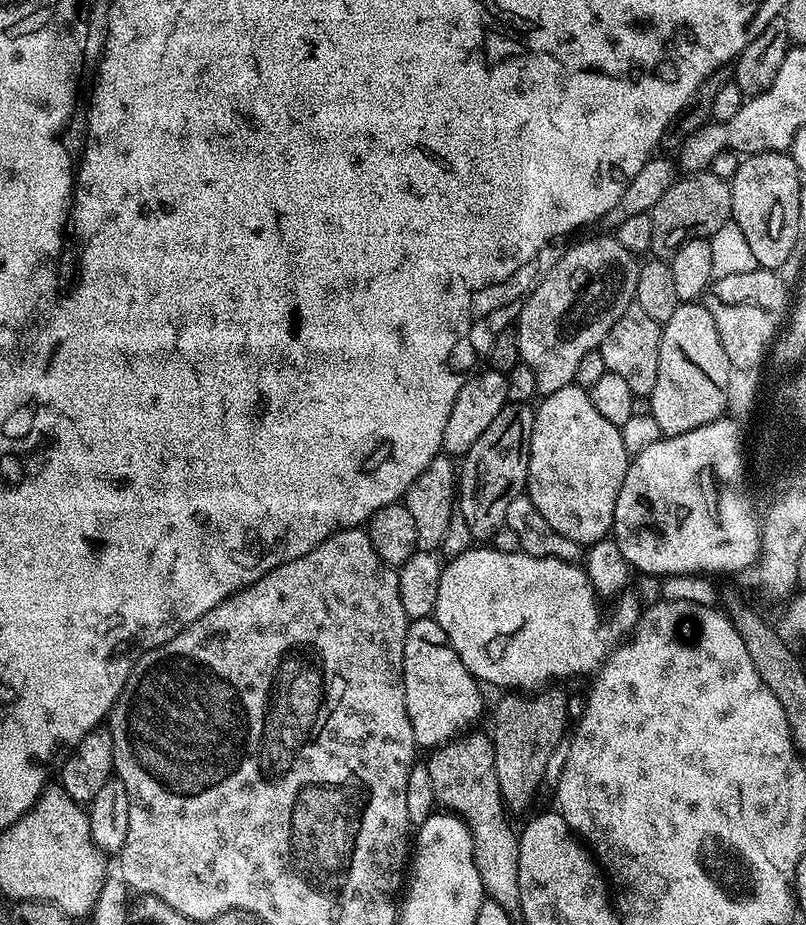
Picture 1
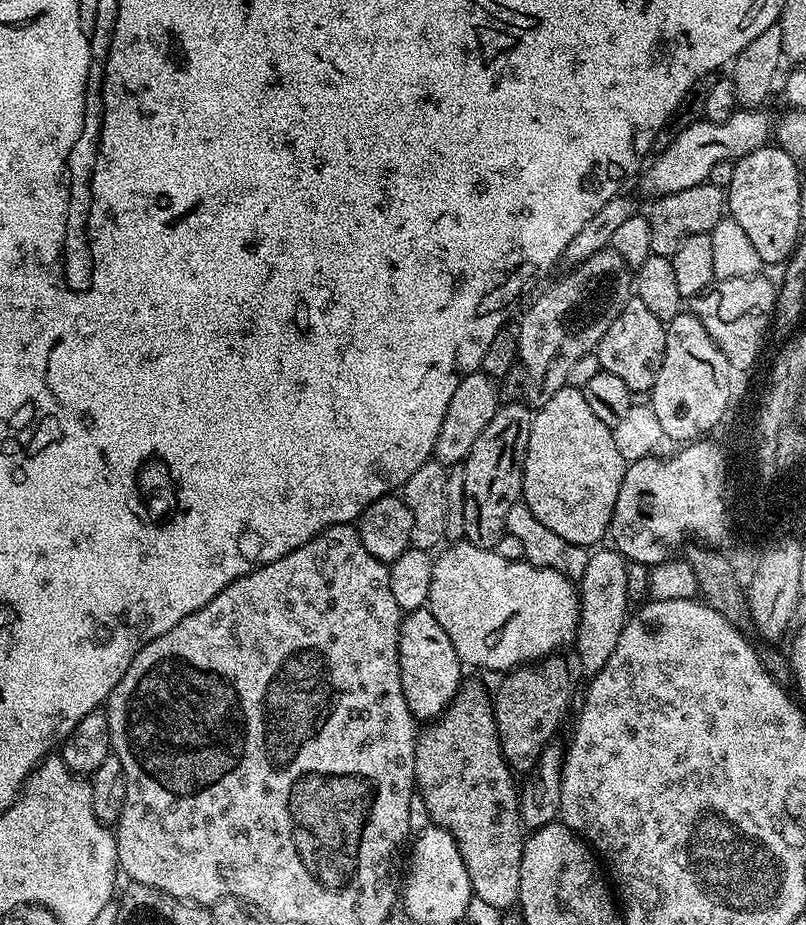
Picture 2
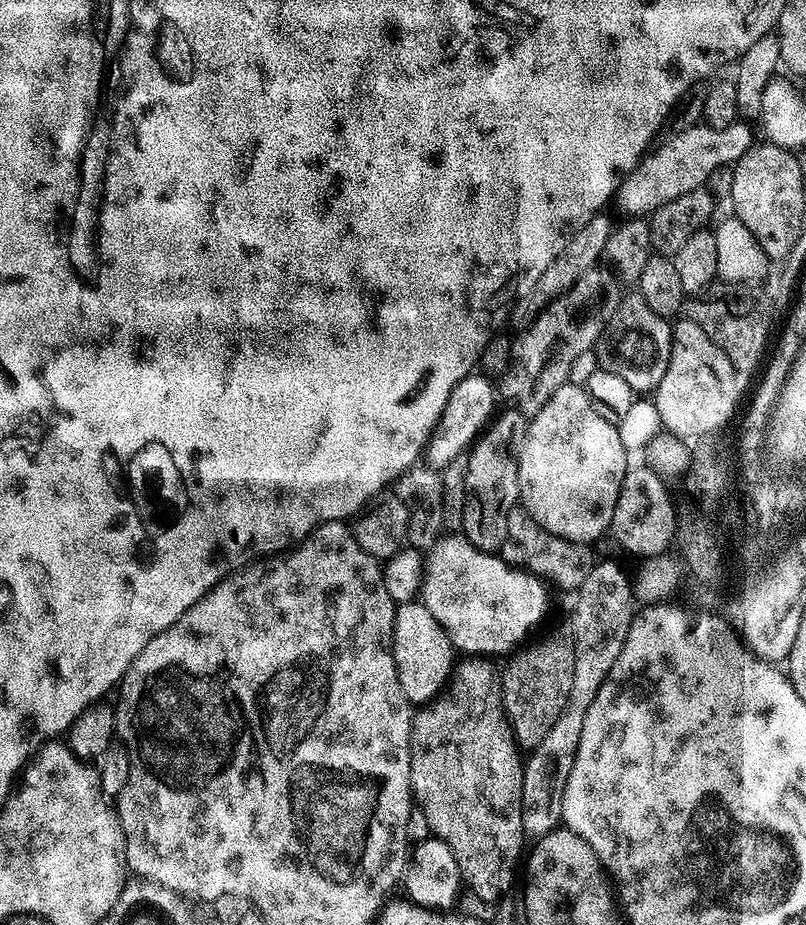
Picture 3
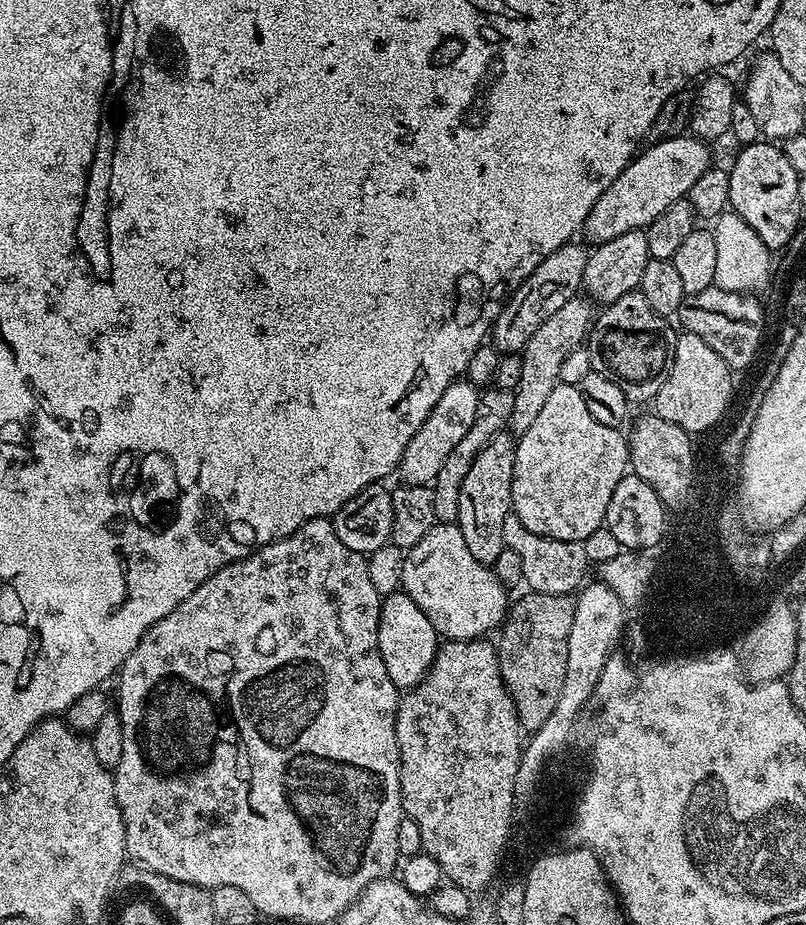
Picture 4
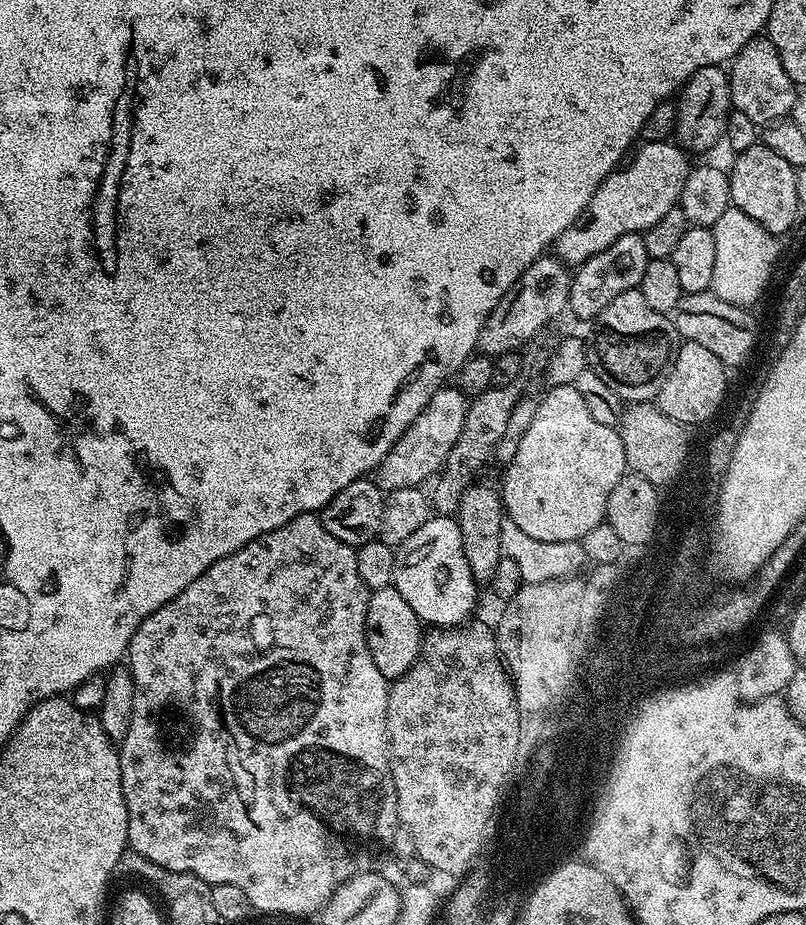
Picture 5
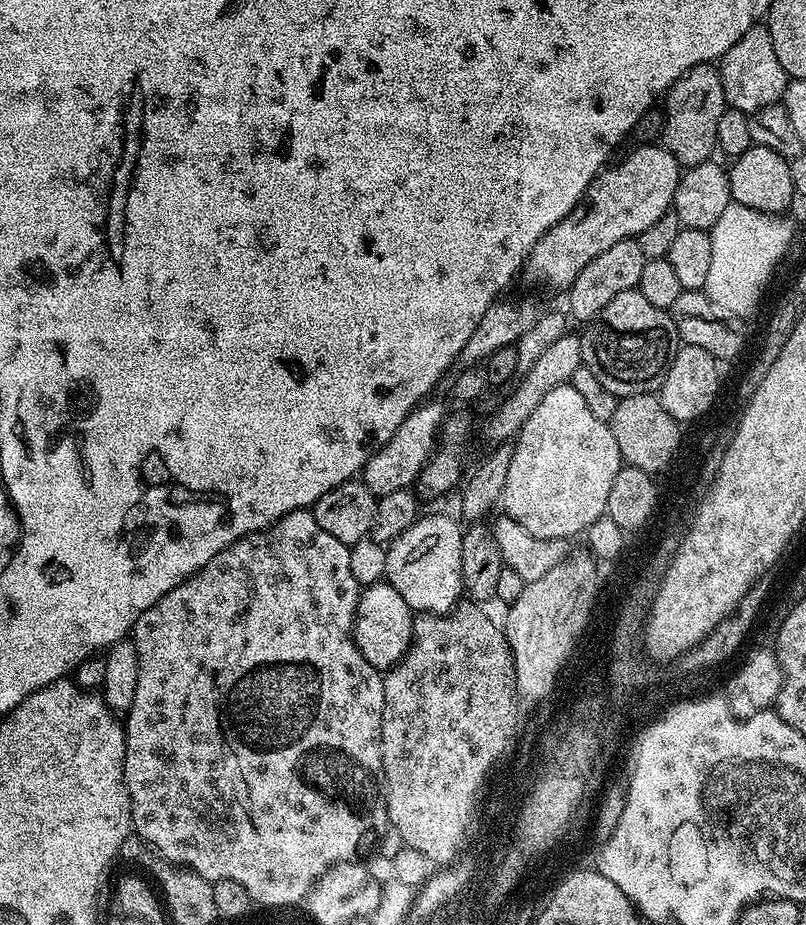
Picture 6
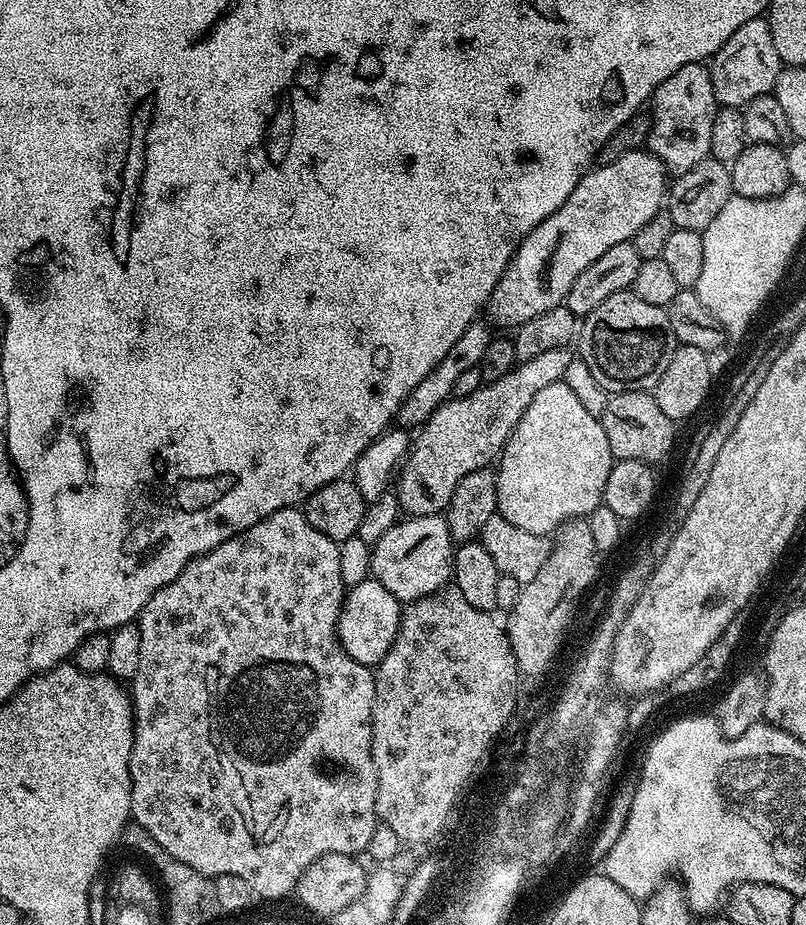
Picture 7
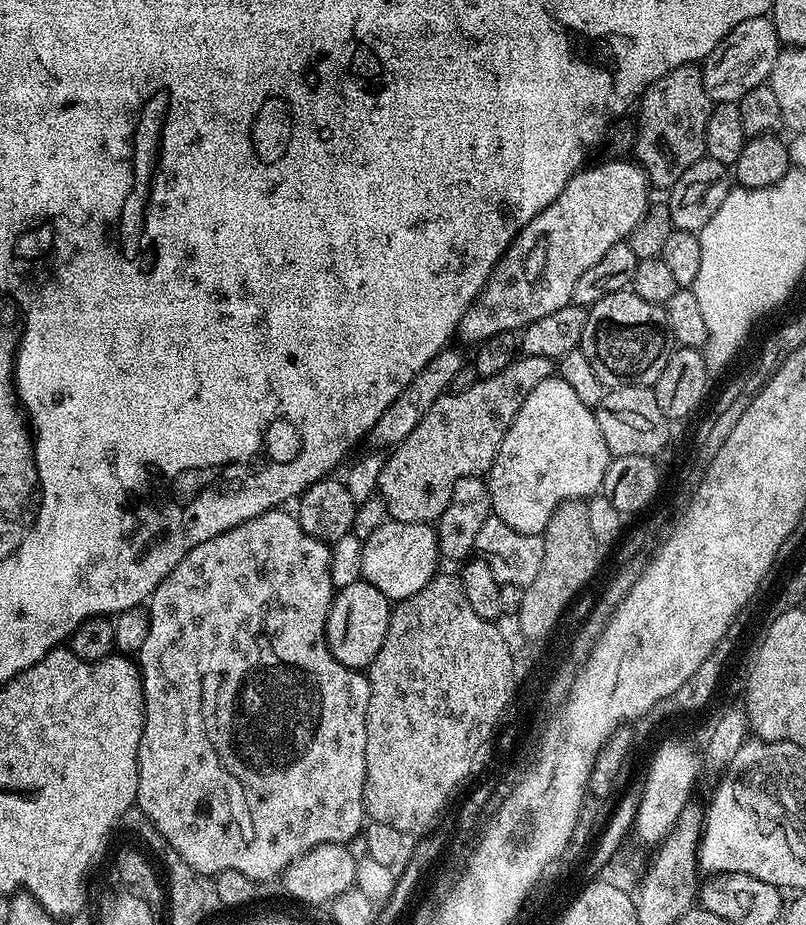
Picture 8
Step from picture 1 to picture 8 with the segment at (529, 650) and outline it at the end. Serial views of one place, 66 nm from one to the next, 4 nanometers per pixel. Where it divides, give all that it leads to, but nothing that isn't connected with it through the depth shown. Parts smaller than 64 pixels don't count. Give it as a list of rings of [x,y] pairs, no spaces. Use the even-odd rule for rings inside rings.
[[[389,519],[361,546],[361,577],[370,586],[382,590],[390,602],[399,602],[418,594],[437,575],[436,563],[441,563],[440,543],[432,524],[407,524]]]

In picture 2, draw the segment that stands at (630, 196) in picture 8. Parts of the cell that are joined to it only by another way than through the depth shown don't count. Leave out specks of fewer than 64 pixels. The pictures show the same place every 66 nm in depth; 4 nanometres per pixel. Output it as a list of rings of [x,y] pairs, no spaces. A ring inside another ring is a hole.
[[[737,110],[724,124],[714,124],[711,120],[705,118],[700,123],[690,126],[686,130],[682,130],[682,134],[678,134],[674,139],[667,141],[660,152],[660,157],[656,161],[649,163],[643,169],[642,175],[639,177],[640,188],[646,195],[651,198],[659,198],[661,196],[669,196],[670,194],[678,194],[678,190],[690,190],[690,186],[698,186],[707,181],[710,170],[714,166],[718,166],[718,162],[726,162],[741,160],[746,154],[750,154],[755,148],[763,148],[770,140],[770,124],[768,128],[767,111],[764,110]]]

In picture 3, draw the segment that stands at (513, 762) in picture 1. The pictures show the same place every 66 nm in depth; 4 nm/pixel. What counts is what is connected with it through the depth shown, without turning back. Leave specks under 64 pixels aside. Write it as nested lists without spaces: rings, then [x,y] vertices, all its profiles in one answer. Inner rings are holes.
[[[552,636],[549,640],[538,641],[537,644],[525,643],[519,650],[513,651],[507,660],[508,665],[502,668],[500,676],[500,693],[504,695],[504,713],[512,723],[512,733],[516,735],[517,745],[524,750],[533,750],[550,733],[551,727],[558,721],[559,714],[566,706],[573,681],[574,650],[567,639],[559,640],[558,637]]]

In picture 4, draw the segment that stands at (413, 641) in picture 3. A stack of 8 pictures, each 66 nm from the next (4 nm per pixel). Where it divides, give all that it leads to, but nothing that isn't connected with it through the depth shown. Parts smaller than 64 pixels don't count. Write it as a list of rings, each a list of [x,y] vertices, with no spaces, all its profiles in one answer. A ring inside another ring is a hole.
[[[404,591],[389,594],[380,602],[380,621],[378,622],[378,650],[382,654],[382,662],[386,662],[386,674],[390,674],[390,682],[398,690],[407,690],[424,679],[436,657],[438,633],[418,610],[418,602],[410,598]]]

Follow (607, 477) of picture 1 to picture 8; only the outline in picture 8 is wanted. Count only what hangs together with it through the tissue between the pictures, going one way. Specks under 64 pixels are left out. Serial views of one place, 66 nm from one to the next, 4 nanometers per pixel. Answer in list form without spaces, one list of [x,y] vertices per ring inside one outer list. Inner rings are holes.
[[[554,374],[550,379],[538,382],[538,386],[534,386],[534,390],[530,390],[530,394],[526,394],[526,402],[522,402],[522,406],[518,410],[518,414],[514,418],[510,430],[506,430],[506,438],[502,438],[502,446],[494,458],[492,468],[486,473],[488,489],[490,490],[490,502],[492,503],[492,515],[498,517],[502,522],[506,522],[506,526],[510,526],[522,534],[543,533],[546,522],[550,522],[550,514],[554,514],[554,510],[562,502],[591,498],[603,489],[604,475],[608,469],[609,459],[610,453],[606,446],[606,438],[602,438],[602,430],[598,430],[595,411],[587,408],[583,402],[574,395],[574,389],[570,386],[566,386],[566,382],[560,379],[559,375]]]

